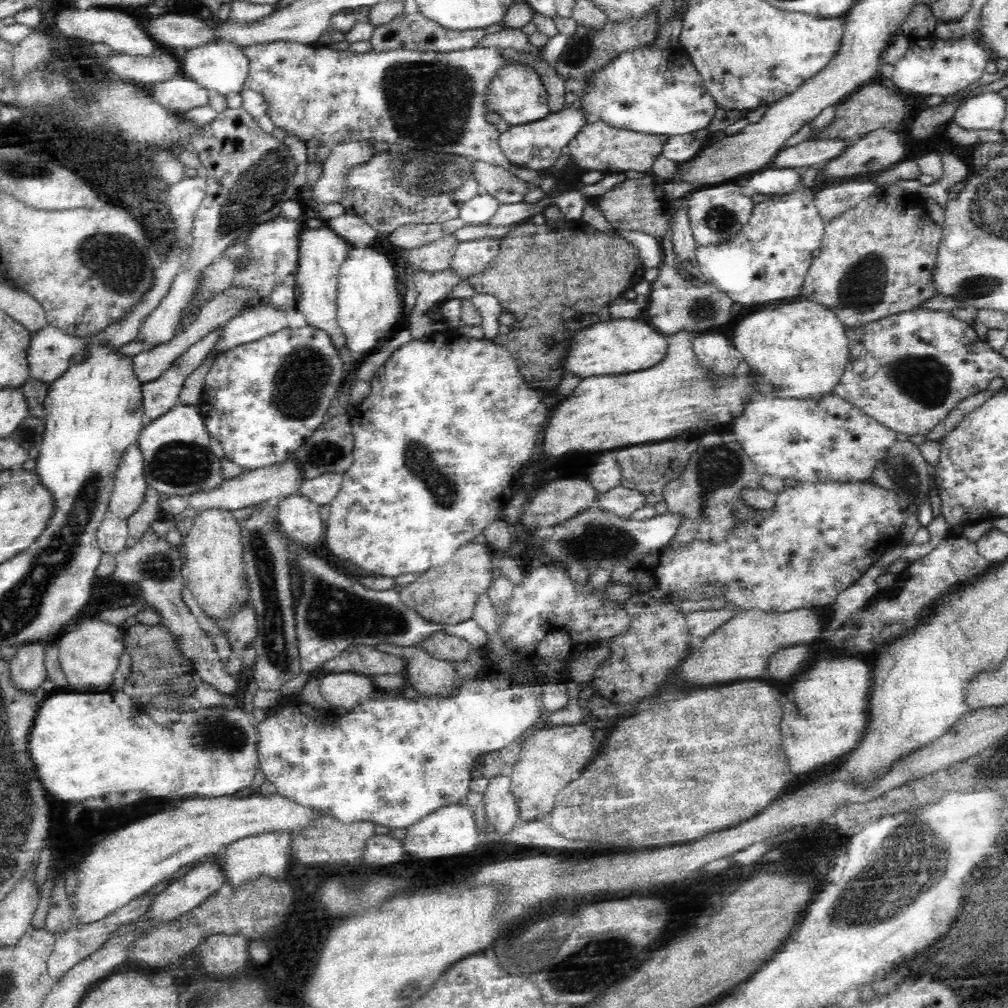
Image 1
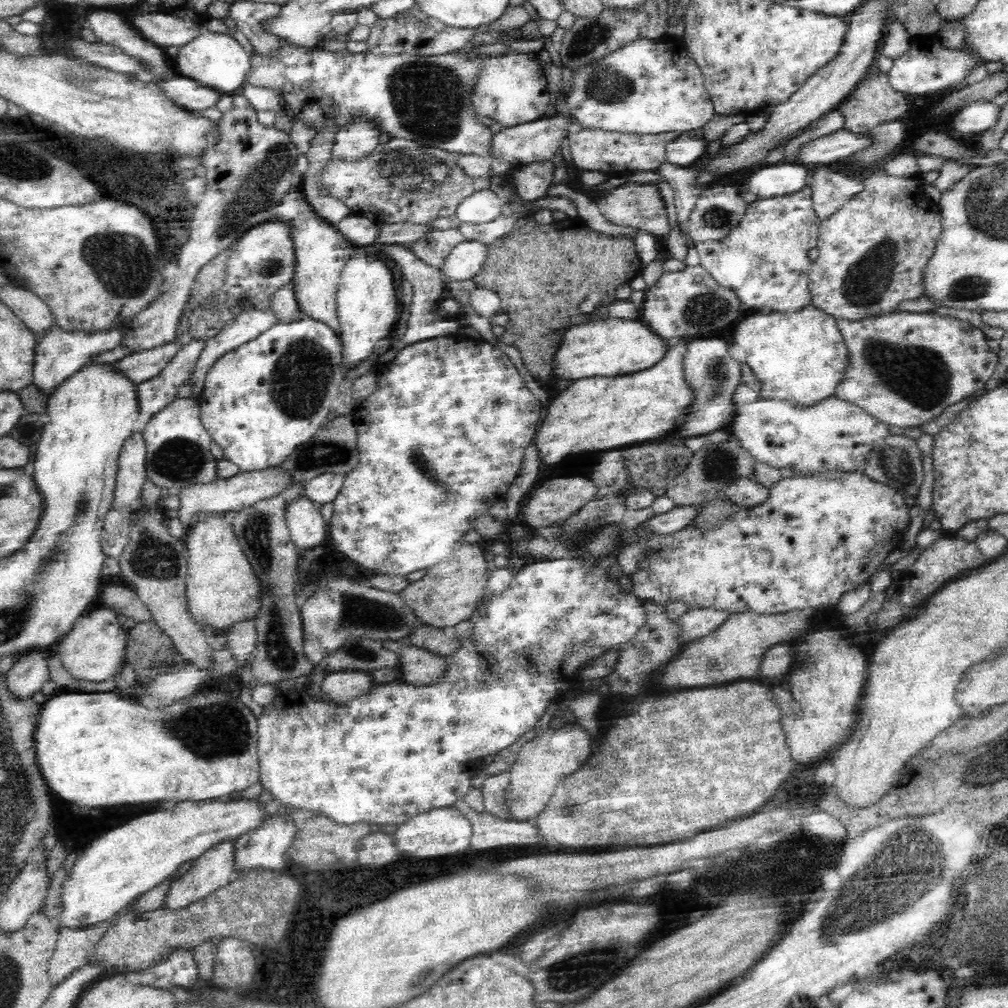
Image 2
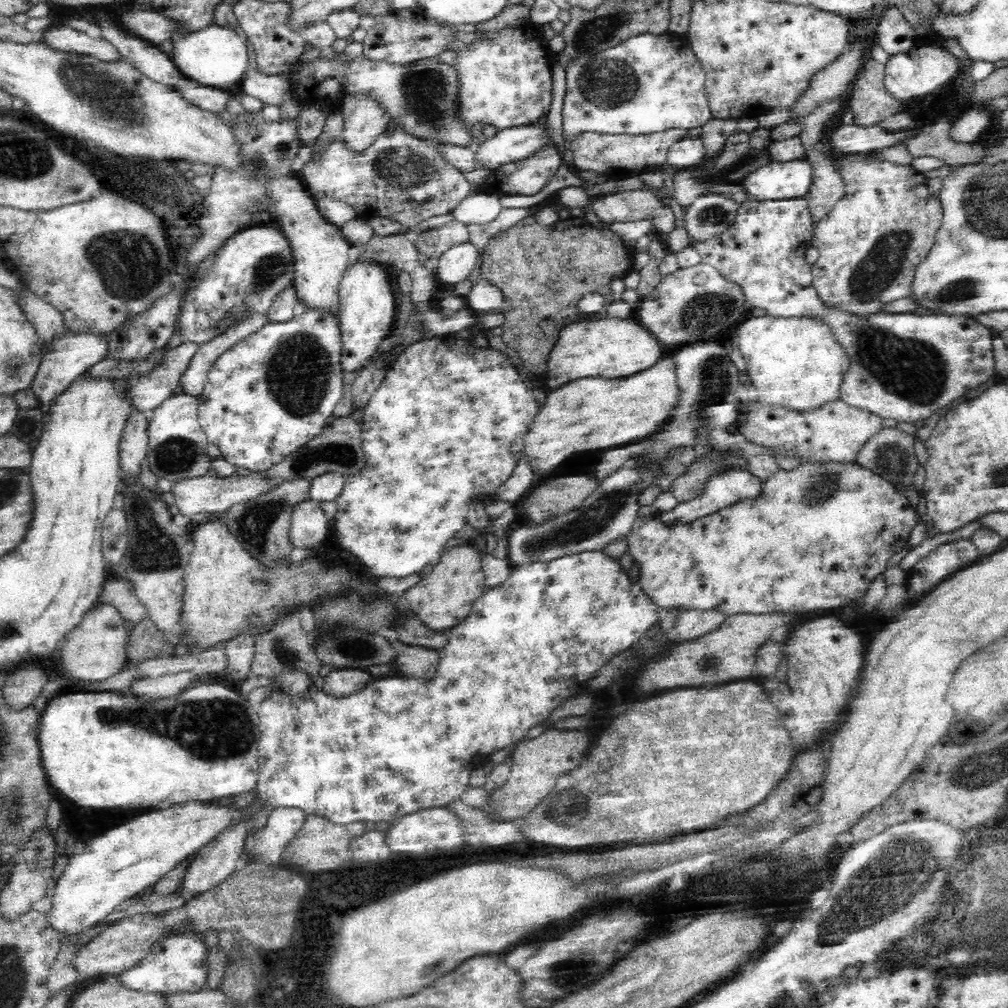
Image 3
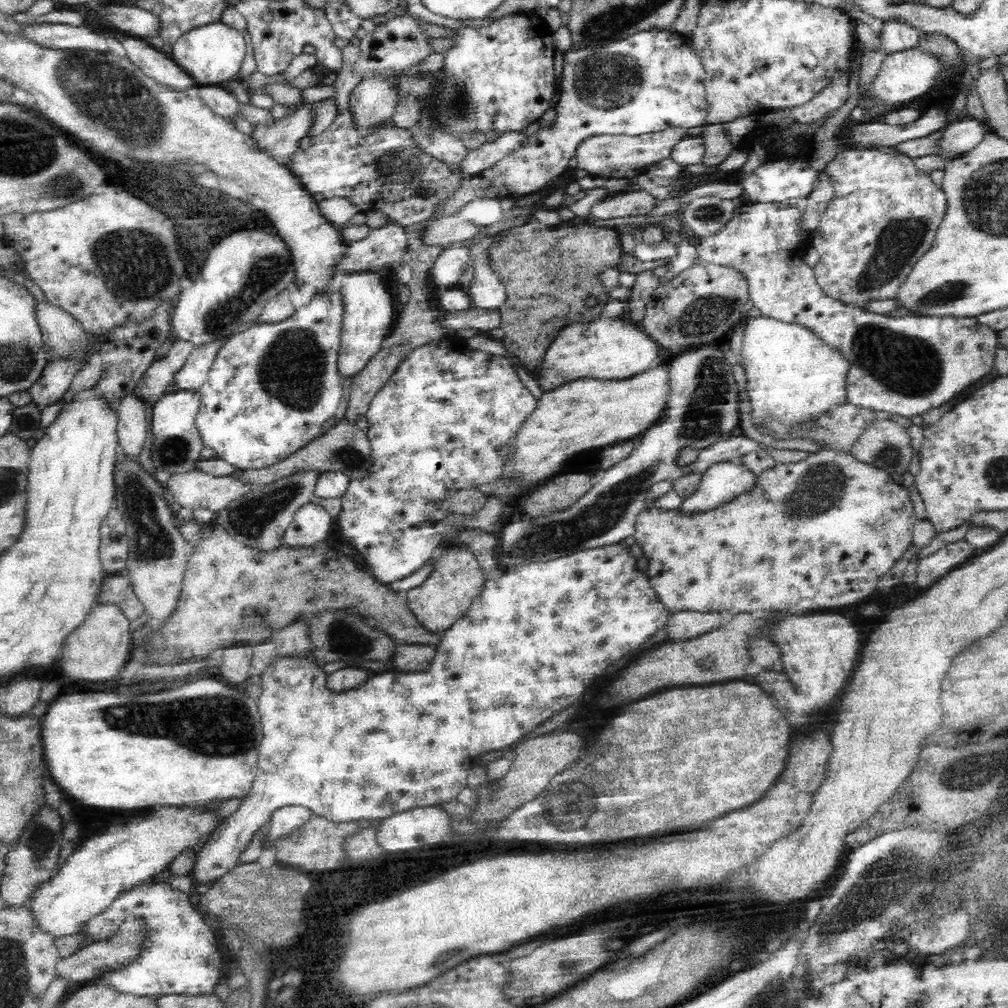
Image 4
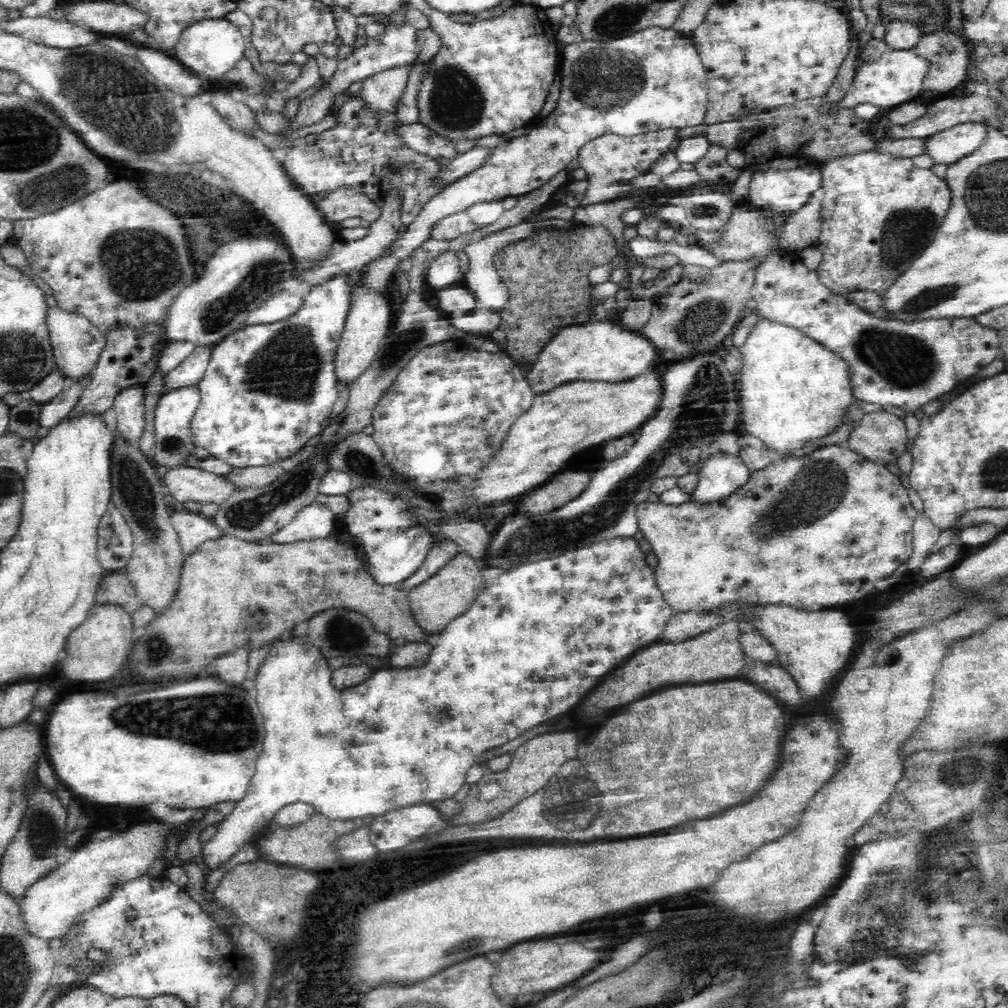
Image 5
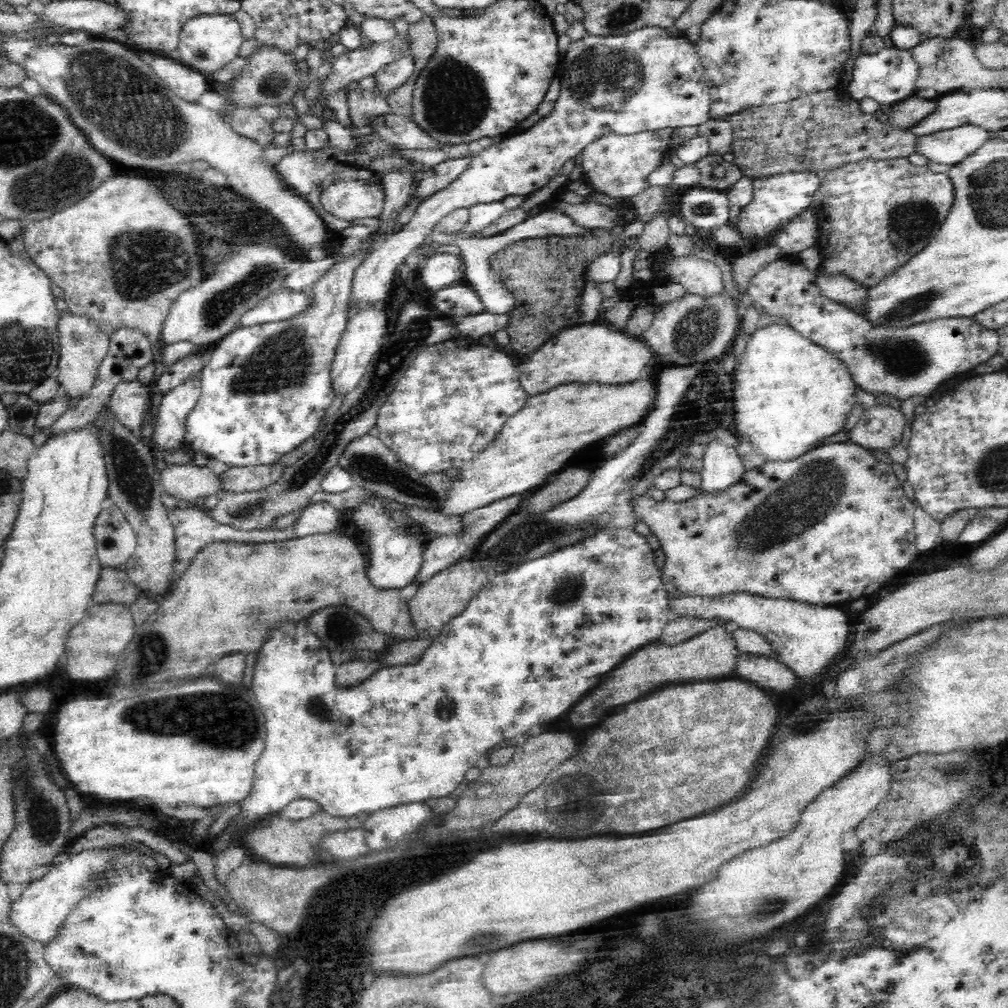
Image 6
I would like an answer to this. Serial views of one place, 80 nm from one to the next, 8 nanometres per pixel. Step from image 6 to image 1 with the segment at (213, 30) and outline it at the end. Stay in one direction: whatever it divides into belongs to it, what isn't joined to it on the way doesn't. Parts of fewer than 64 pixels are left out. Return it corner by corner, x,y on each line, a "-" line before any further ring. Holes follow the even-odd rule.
208,39
194,47
188,47
187,53
181,58
183,76
196,82
198,86
208,89
210,93
219,93
228,98
241,94
249,73
249,60
242,47
228,39

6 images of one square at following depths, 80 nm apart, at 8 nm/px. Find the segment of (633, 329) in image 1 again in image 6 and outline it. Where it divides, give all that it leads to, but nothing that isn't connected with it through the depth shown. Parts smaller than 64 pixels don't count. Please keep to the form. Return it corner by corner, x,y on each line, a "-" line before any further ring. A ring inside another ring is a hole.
602,323
582,324
562,330
526,358
517,360
519,382
528,393
542,394
555,386
570,383
628,384
640,378
646,364
653,360
653,351
641,339
628,337
622,331
606,328

